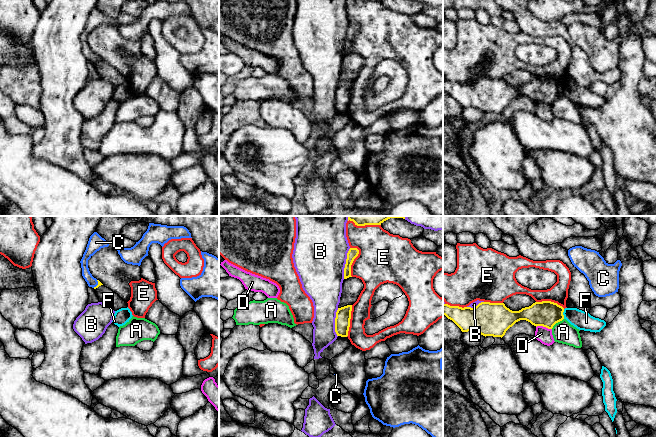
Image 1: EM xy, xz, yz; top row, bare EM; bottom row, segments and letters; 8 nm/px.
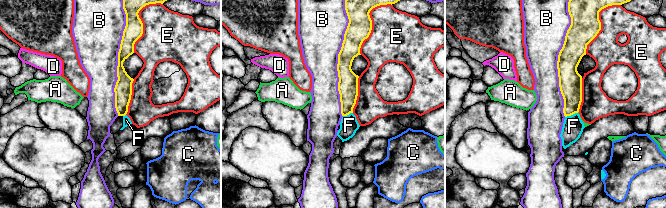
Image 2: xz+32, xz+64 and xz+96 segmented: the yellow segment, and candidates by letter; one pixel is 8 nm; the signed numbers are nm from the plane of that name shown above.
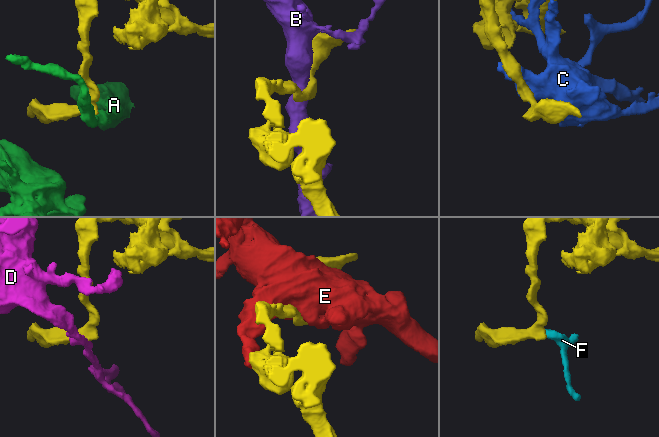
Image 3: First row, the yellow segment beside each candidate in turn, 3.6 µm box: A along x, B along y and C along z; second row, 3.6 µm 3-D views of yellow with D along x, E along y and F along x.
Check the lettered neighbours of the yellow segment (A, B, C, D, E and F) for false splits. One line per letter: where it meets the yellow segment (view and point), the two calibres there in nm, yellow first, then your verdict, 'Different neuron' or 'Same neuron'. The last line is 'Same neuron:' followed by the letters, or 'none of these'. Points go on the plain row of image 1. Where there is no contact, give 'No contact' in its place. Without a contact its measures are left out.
A: Touches yellow at yz (557, 98). Thickness 200 nm (yellow) against 180 nm. Different neuron
B: Touches yellow at xz (346, 39). Thickness 80 nm (yellow) against 440 nm. Different neuron
C: Touches yellow at xy (98, 60). Thickness 30 nm (yellow) against 80 nm. Different neuron
D: Touches yellow at yz (544, 102). Thickness 200 nm (yellow) against 120 nm. Different neuron
E: Touches yellow at xz (352, 38). Thickness 80 nm (yellow) against 400 nm. Different neuron
F: Touches yellow at yz (562, 90). Thickness 200 nm (yellow) against 150 nm. Different neuron
Same neuron: none of these

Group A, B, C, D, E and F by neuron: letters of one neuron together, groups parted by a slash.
A / B / C / D / E / F

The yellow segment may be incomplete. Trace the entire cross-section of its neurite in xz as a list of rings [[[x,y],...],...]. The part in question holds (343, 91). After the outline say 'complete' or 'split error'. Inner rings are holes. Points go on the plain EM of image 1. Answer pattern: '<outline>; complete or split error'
[[[352,81],[338,84],[335,94],[335,108],[337,112],[347,113],[350,103]]]; complete

